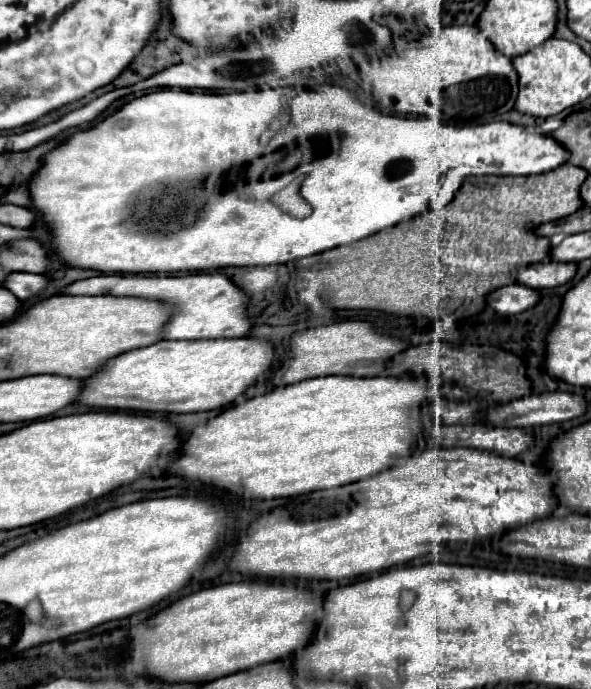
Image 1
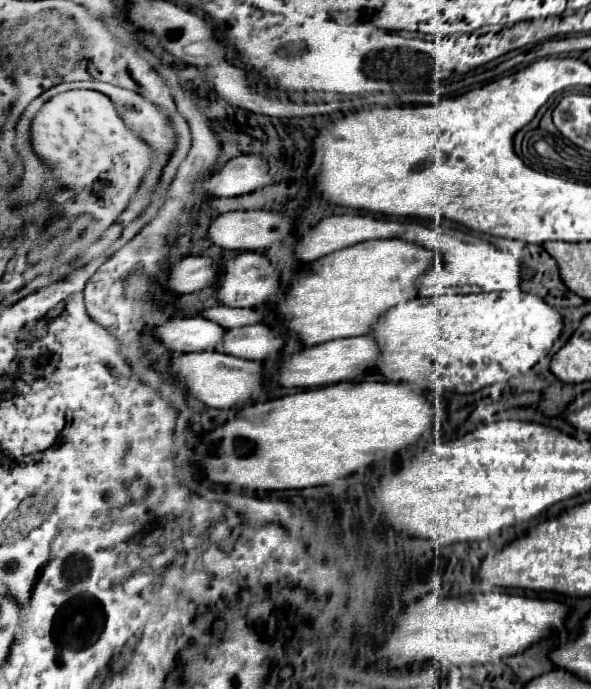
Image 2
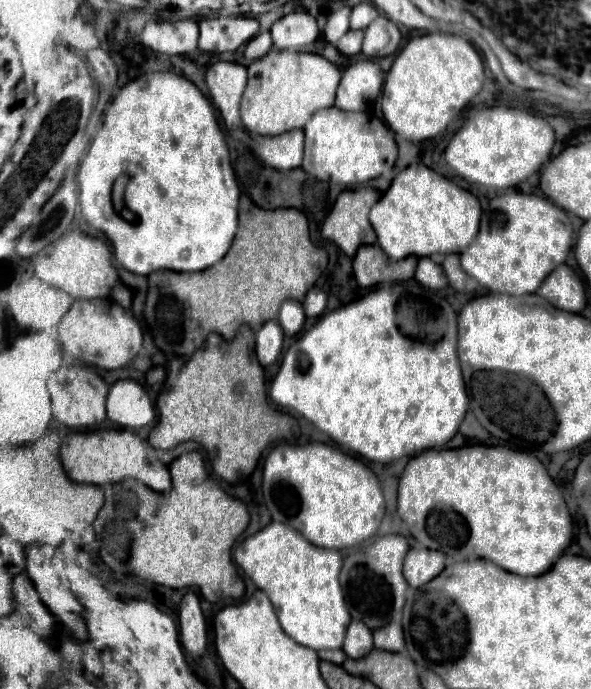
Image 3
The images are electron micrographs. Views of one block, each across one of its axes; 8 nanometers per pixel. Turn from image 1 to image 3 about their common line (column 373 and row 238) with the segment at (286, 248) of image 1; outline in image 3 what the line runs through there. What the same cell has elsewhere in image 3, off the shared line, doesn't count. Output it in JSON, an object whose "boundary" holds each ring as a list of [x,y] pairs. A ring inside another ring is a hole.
{"boundary":[[[170,72],[144,74],[120,88],[78,170],[78,202],[82,216],[90,226],[106,234],[112,242],[114,258],[128,272],[142,276],[156,270],[200,272],[218,264],[238,232],[238,200],[240,188],[230,166],[228,146],[208,98],[190,80]],[[118,176],[128,178],[124,204],[134,214],[134,220],[124,220],[114,210],[112,186]]]}

